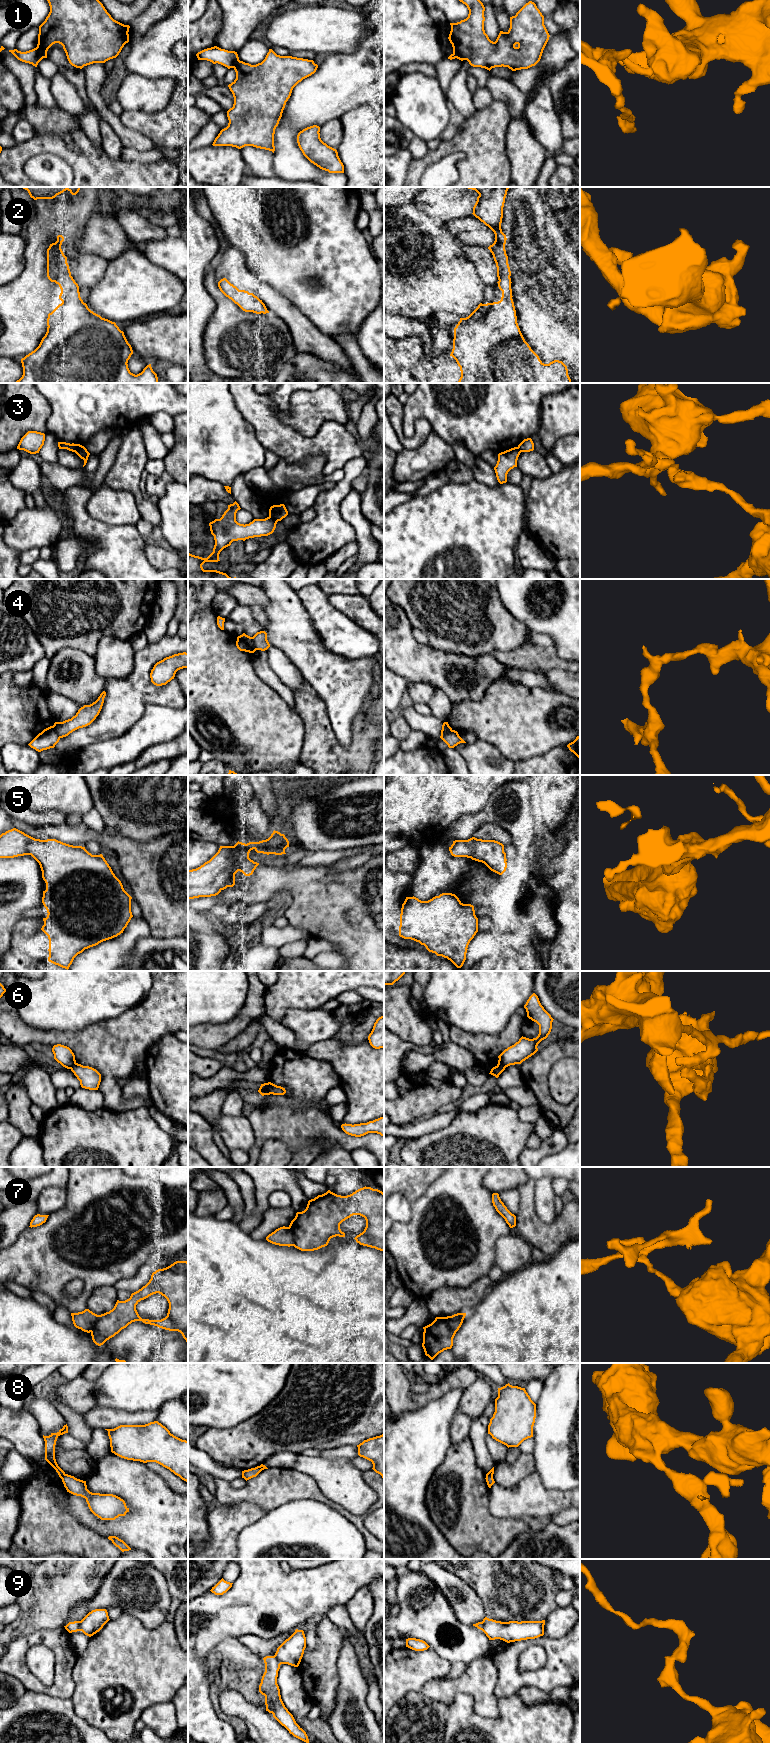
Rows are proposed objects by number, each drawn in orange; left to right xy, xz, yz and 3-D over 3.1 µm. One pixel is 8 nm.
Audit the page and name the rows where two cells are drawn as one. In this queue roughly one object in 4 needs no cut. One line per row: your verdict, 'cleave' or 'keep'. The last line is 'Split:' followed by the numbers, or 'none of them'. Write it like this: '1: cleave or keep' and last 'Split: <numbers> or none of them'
1: cleave
2: keep
3: cleave
4: cleave
5: keep
6: cleave
7: cleave
8: cleave
9: cleave
Split: 1, 3, 4, 6, 7, 8, 9

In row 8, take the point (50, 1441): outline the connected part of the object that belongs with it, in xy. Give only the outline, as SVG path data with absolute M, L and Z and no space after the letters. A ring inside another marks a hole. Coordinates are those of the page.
M67 1424L64 1425L63 1428L60 1429L57 1433L51 1433L49 1436L43 1435L45 1441L45 1460L56 1470L61 1479L65 1475L65 1472L58 1466L56 1462L55 1445L57 1438L65 1433L68 1433Z

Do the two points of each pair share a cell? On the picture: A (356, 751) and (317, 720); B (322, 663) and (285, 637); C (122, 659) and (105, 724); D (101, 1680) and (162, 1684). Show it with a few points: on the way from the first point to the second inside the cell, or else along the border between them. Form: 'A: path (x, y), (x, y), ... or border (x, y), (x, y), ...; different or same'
A: path (344, 751), (339, 751), (320, 732); same
B: path (313, 657), (294, 638); same
C: border (134, 662), (134, 667), (127, 676), (106, 680); different
D: path (116, 1680), (147, 1680); same

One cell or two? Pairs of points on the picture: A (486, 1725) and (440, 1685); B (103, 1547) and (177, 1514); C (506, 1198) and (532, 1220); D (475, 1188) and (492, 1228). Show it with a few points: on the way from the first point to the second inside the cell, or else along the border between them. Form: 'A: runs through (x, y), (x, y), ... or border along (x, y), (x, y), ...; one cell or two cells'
A: border along (448, 1706), (458, 1695), (468, 1694), (475, 1711); two cells
B: border along (86, 1527), (107, 1538); two cells
C: border along (517, 1188), (518, 1212), (515, 1215); two cells
D: runs through (475, 1198), (475, 1211), (482, 1218); one cell

